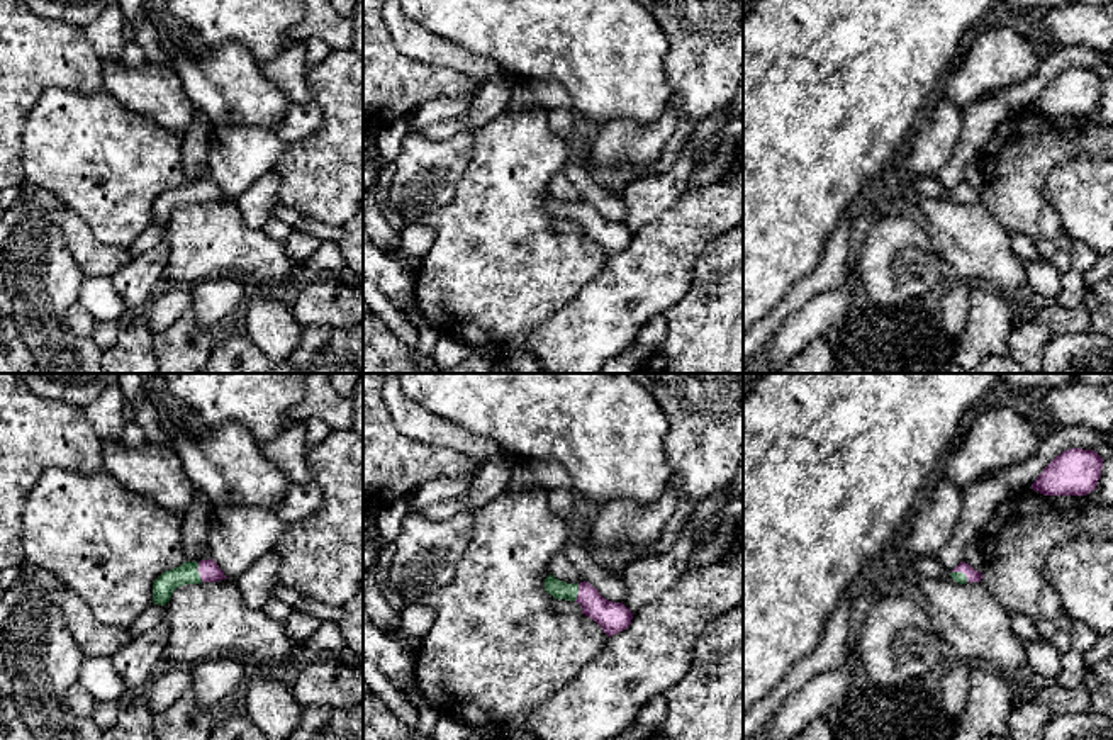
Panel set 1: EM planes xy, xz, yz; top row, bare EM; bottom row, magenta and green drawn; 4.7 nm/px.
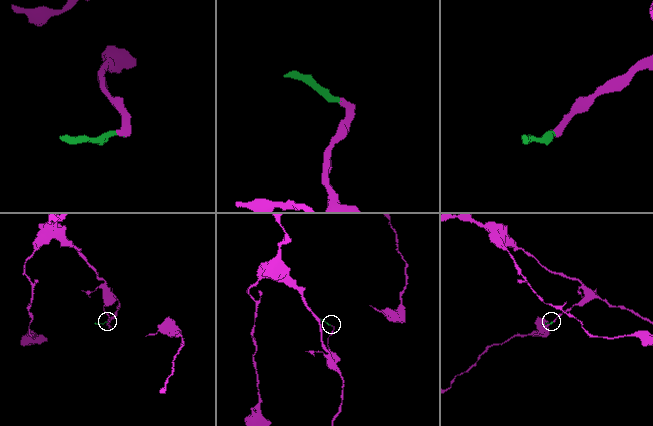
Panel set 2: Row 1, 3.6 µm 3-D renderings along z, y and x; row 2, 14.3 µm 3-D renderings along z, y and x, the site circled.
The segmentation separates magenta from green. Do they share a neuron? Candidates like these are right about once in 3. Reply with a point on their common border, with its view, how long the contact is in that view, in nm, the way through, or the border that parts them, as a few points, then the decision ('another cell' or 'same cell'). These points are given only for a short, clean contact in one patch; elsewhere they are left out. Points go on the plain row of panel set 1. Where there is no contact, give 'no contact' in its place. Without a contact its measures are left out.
xy (199, 192) | 90 nm | across xy (209, 190), (199, 192), (187, 192), (167, 202) | same cell

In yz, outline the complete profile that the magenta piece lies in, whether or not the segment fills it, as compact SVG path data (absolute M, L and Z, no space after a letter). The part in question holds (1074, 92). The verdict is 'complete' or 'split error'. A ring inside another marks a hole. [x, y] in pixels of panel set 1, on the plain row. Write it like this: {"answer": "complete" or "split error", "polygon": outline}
{"answer": "complete", "polygon": "M1071 68L1057 75L1032 104L1043 115L1086 115L1096 109L1103 78L1093 70Z"}

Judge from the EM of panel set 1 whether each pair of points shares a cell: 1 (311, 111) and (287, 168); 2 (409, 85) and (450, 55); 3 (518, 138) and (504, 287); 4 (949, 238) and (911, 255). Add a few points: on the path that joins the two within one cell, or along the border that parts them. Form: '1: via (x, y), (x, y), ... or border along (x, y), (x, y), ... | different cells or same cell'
1: border along (318, 104), (321, 124), (307, 136), (289, 145) | different cells
2: border along (396, 48), (413, 60), (455, 68), (469, 78) | different cells
3: via (508, 175), (504, 185), (504, 250) | same cell
4: border along (927, 229), (937, 253), (944, 260) | different cells

